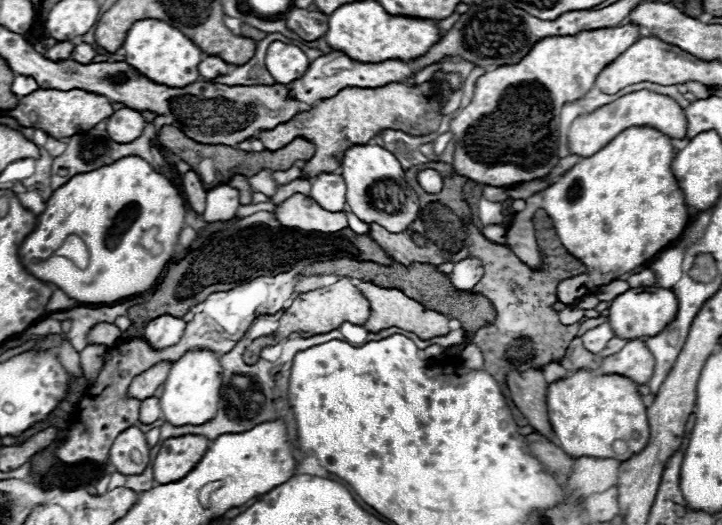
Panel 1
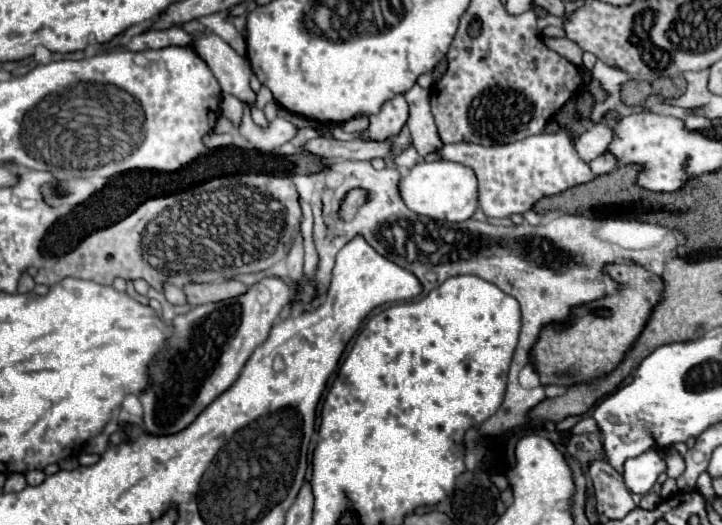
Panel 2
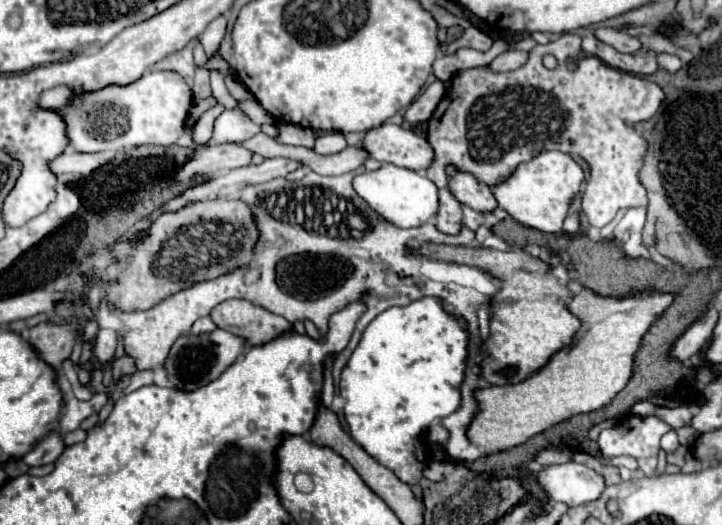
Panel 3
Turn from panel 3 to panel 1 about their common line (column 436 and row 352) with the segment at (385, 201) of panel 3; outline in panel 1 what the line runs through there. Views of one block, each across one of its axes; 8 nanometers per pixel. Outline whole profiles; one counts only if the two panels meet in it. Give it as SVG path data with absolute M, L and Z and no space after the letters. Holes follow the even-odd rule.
M196 350L184 354L172 364L168 380L164 382L164 394L160 396L160 408L166 422L172 426L200 426L214 418L218 410L218 394L222 384L222 366L218 356L208 350Z

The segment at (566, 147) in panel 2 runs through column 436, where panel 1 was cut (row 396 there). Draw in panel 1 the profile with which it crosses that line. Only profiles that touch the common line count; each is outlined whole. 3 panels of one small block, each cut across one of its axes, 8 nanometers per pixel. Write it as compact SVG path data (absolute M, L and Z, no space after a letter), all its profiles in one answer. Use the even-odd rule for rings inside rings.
M150 396L150 398L142 400L142 406L140 406L140 422L152 424L160 416L162 416L162 412L160 412L160 404L158 404L158 398L156 396Z

